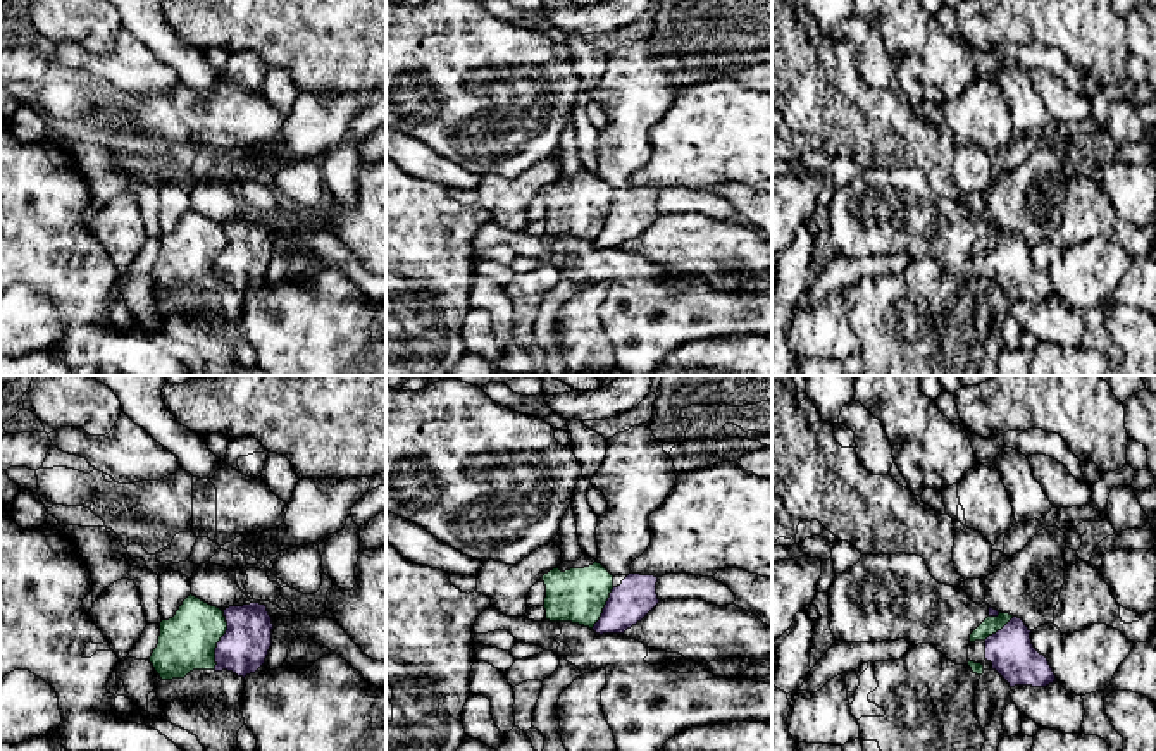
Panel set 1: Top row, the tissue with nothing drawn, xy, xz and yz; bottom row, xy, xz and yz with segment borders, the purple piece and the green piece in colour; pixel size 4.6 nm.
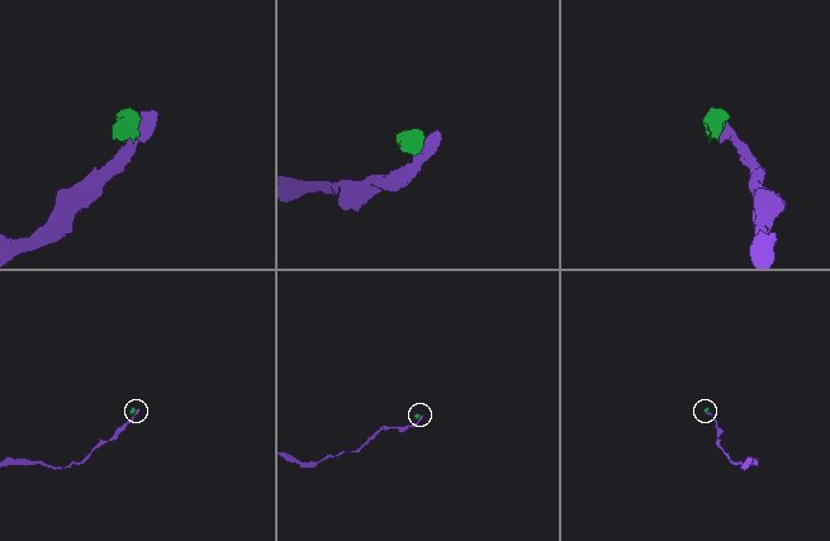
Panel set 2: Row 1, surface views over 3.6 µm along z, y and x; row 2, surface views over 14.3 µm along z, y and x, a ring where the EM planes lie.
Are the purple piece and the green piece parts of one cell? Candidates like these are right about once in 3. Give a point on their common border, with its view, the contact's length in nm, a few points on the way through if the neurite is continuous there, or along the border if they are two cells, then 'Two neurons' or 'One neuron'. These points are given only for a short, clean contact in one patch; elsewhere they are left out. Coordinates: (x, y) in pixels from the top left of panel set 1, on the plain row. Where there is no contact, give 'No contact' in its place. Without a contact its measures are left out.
Touches purple at xy (221, 254). Shared border 280 nm. Boundary: xy (223, 224), (226, 247), (217, 257), (216, 279), (212, 283). Two neurons

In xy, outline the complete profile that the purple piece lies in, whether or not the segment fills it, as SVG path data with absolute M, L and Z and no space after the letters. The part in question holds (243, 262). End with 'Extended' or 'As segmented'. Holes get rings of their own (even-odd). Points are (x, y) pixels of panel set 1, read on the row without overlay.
M265 219L229 220L224 226L227 245L215 262L215 286L246 291L258 286L272 260L272 231Z. As segmented

